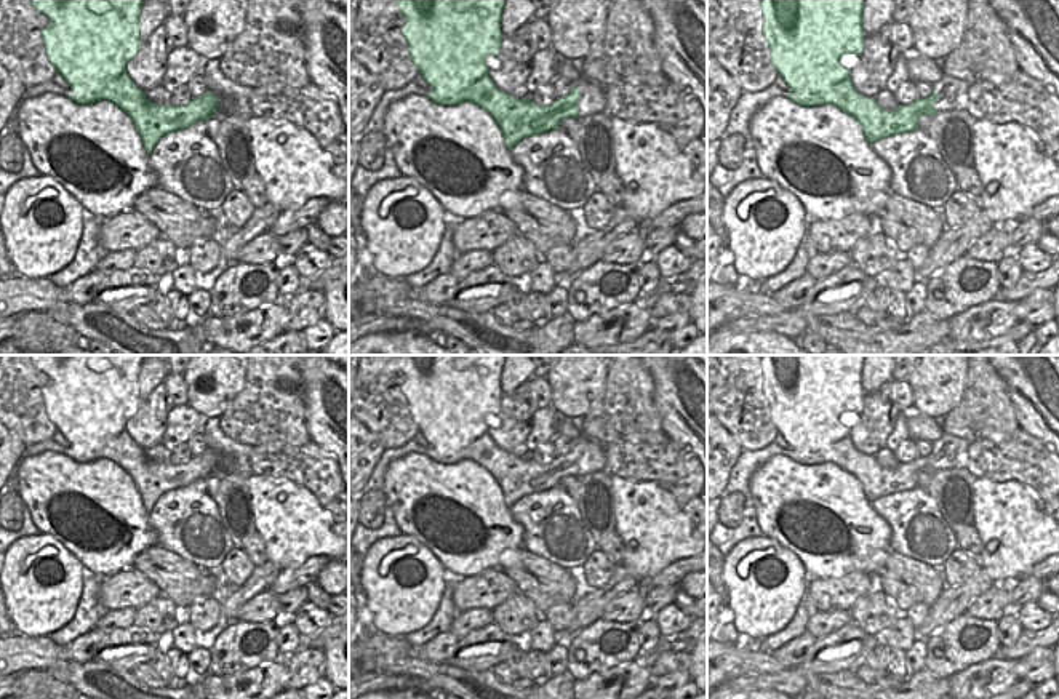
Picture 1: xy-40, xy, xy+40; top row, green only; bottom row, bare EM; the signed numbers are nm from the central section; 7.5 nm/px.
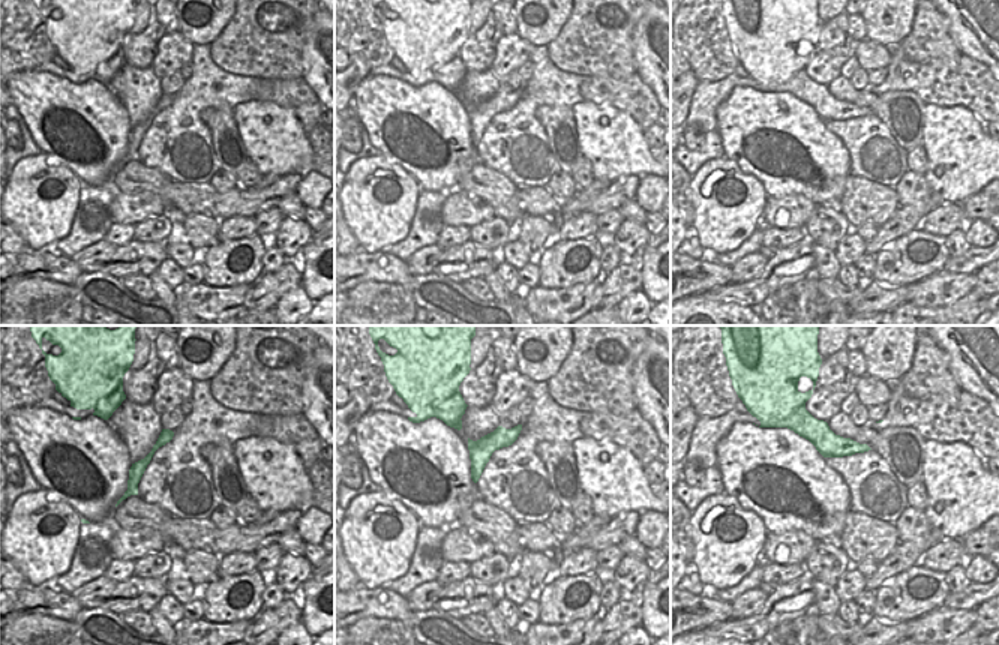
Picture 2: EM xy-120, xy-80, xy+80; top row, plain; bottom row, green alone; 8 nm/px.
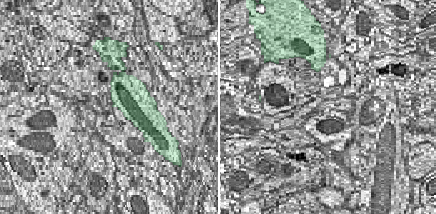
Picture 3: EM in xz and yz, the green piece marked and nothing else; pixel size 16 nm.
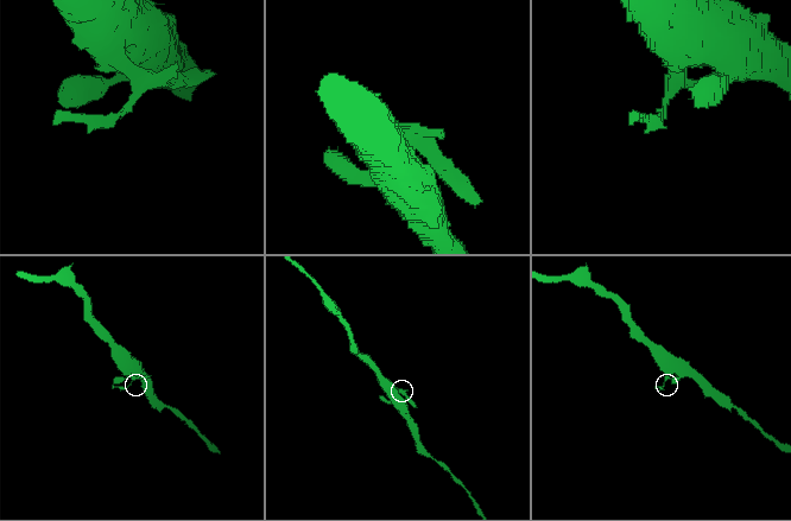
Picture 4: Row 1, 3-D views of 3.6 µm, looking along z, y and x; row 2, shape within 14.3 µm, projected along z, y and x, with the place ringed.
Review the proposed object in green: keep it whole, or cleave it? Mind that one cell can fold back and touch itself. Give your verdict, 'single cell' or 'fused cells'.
fused cells

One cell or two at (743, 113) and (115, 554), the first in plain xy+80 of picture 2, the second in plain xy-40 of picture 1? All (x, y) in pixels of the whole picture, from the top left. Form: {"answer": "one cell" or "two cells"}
{"answer": "one cell"}

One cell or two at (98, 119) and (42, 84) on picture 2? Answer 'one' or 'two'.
one

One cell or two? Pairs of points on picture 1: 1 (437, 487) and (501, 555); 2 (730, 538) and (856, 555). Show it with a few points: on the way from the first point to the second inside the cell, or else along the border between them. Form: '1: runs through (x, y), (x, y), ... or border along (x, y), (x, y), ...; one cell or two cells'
1: runs through (463, 503), (514, 530); one cell
2: border along (752, 506), (757, 515), (757, 527), (763, 535); two cells

